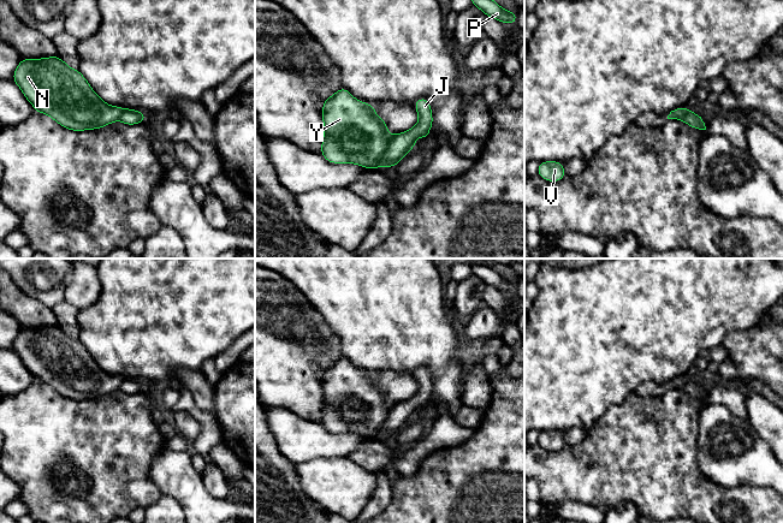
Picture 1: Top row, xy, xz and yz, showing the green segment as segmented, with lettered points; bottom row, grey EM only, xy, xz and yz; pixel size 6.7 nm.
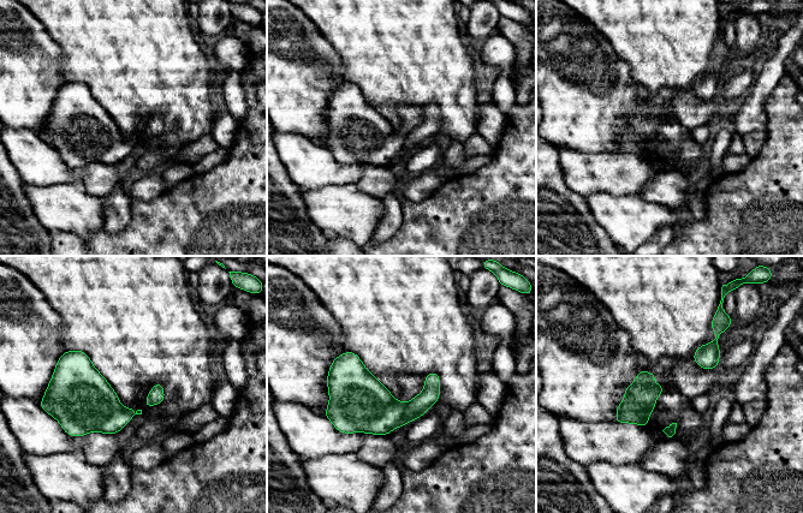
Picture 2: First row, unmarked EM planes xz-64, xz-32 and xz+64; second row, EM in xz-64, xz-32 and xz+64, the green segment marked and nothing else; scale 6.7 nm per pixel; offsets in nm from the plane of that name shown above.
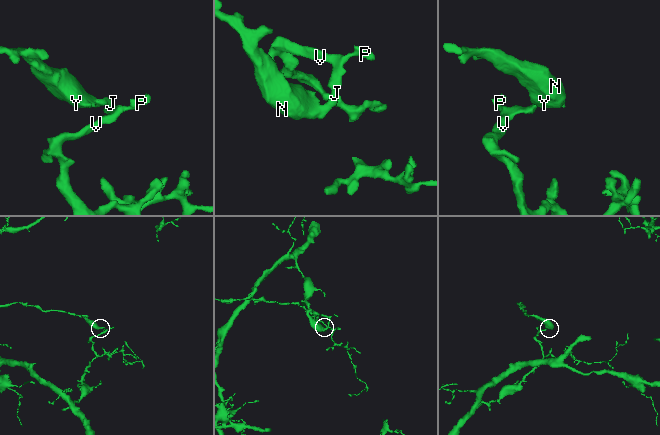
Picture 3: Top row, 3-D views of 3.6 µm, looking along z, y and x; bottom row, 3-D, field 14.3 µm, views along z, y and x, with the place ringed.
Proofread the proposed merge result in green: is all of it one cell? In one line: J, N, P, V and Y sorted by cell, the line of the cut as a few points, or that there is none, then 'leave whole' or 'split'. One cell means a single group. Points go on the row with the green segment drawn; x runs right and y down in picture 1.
groups J P V / N Y; cut xz (392, 136), (379, 165); split

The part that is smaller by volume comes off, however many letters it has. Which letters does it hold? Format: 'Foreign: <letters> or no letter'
Foreign: N, Y

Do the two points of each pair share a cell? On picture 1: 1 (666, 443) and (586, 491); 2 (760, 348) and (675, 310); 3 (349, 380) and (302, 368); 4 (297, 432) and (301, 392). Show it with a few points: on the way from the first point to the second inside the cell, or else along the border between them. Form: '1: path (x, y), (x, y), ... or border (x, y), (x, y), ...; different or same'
1: path (646, 447), (618, 459), (606, 470); same
2: border (755, 325), (749, 328), (733, 331), (721, 344); different
3: border (343, 356), (324, 370), (322, 402); different
4: border (272, 405), (285, 408), (302, 417), (320, 423); different

